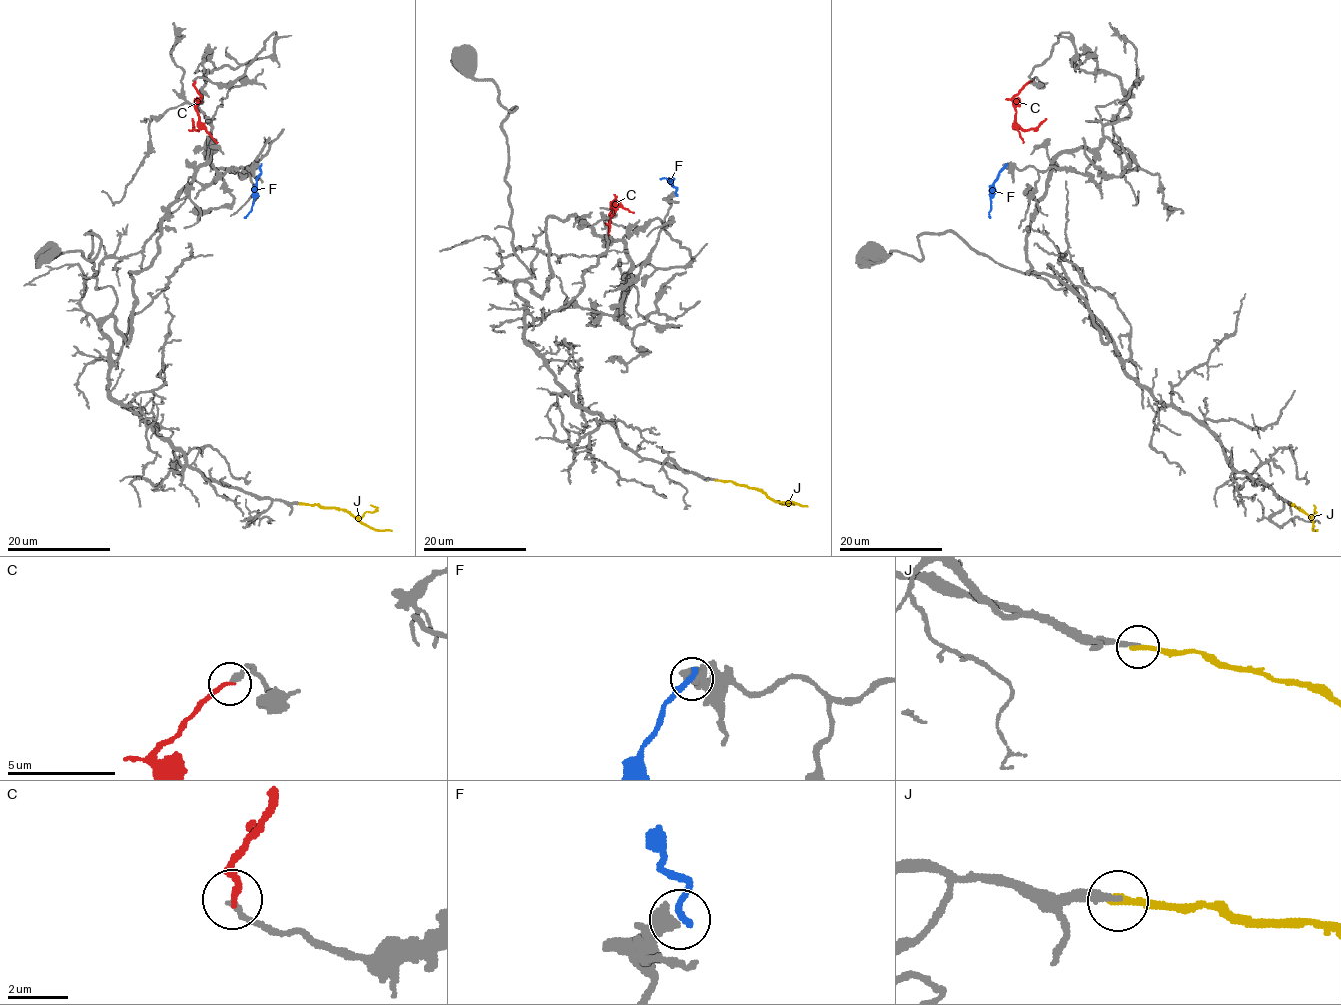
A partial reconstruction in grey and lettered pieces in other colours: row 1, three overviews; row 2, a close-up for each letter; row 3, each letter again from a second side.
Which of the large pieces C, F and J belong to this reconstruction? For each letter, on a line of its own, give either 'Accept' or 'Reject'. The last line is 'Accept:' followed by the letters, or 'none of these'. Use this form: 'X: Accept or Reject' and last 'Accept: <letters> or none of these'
C: Reject
F: Reject
J: Accept
Accept: J

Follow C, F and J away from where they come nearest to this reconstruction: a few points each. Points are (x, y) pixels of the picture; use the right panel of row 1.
C: (1031, 81), (1013, 98), (1015, 123), (1027, 130), (1046, 119)
F: (1005, 166), (993, 183), (990, 218)
J: (1291, 504), (1313, 521), (1313, 530), (1317, 531)

